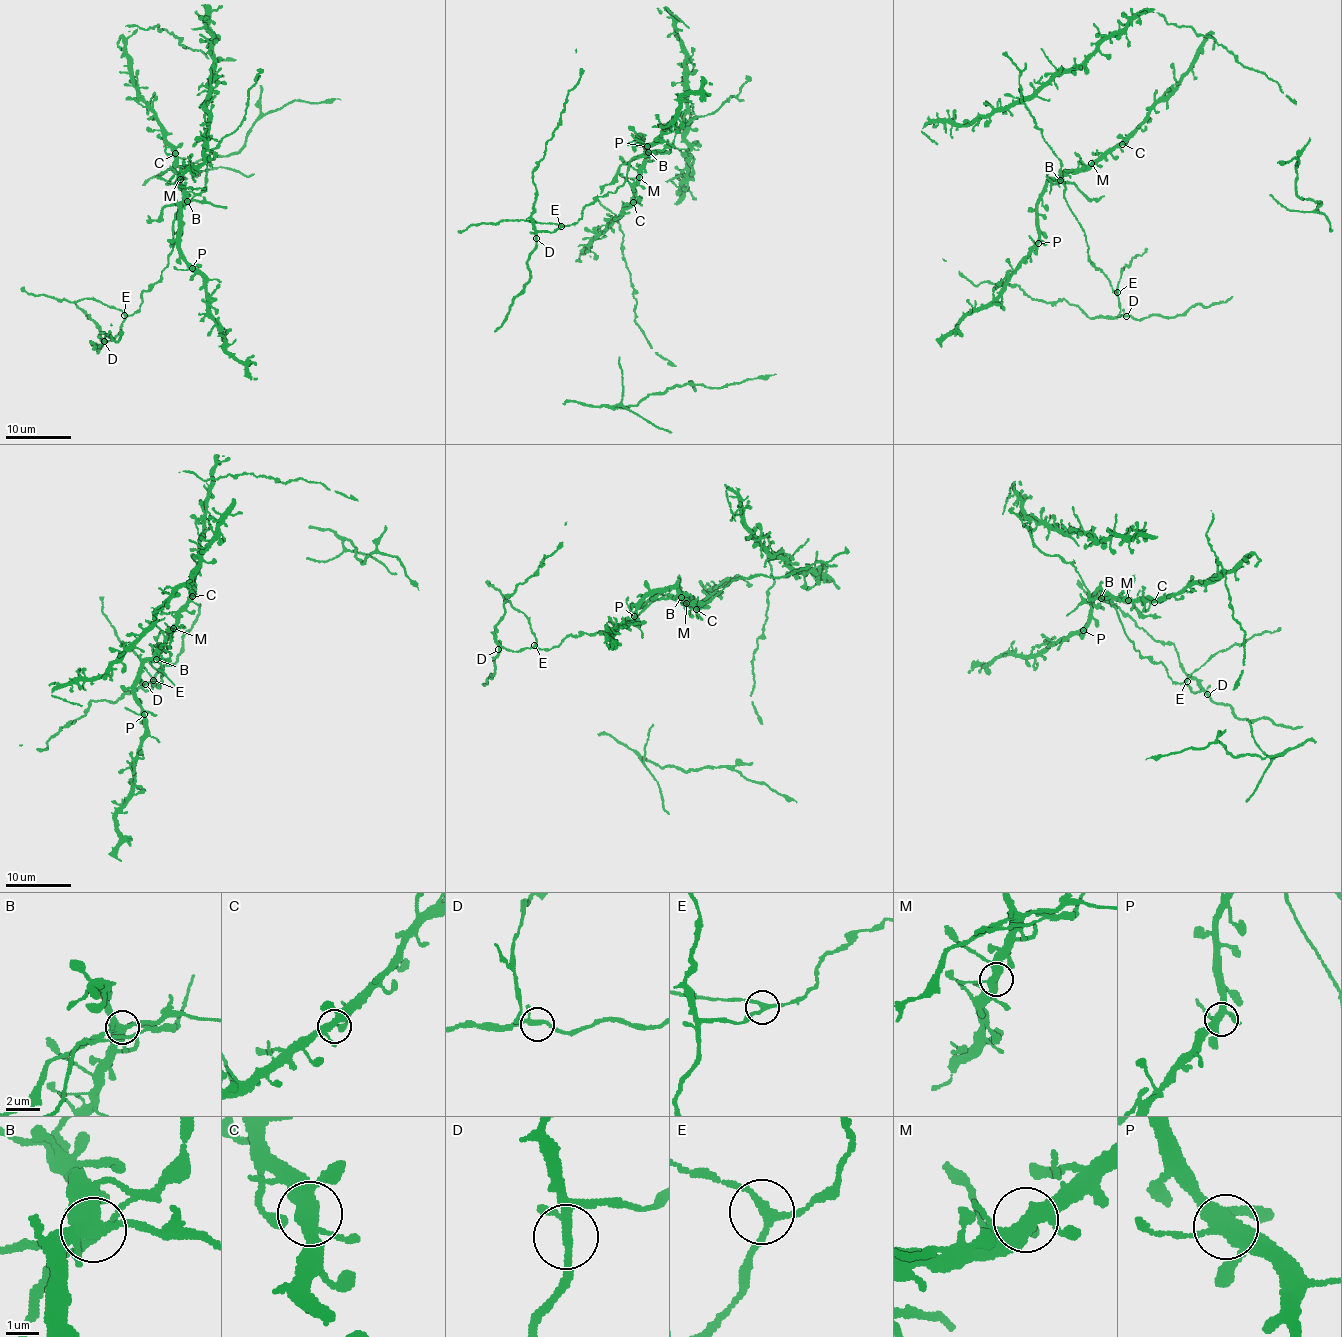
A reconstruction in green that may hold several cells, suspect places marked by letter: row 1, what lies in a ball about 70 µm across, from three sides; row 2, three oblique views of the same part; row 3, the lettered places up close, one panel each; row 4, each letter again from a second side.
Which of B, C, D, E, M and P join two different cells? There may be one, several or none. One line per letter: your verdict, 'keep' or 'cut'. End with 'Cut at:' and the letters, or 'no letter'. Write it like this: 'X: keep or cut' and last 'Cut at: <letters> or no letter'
B: cut
C: keep
D: keep
E: keep
M: keep
P: keep
Cut at: B

